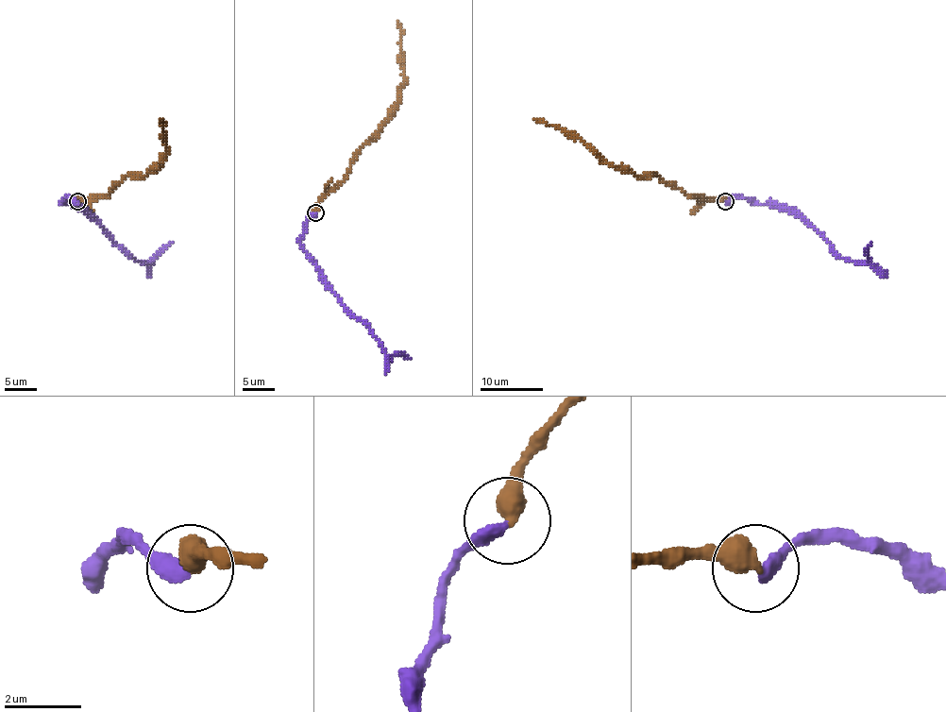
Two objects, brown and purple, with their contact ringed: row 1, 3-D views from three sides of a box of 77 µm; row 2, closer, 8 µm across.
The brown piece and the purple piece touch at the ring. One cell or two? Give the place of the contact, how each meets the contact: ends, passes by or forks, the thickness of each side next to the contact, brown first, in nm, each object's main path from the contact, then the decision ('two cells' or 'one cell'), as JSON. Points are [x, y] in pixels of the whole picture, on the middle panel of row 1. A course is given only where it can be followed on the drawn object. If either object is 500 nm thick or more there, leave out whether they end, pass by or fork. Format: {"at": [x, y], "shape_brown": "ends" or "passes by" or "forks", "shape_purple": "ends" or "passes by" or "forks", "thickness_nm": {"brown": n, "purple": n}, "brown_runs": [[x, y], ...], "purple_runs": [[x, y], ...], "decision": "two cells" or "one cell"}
{"at": [315, 212], "thickness_nm": {"brown": 550, "purple": 400}, "brown_runs": [[315, 212], [316, 203], [344, 179], [354, 154], [384, 121], [400, 95], [406, 76], [396, 22]], "purple_runs": [[315, 212], [306, 224], [301, 244], [320, 280], [368, 326], [386, 354], [410, 359]], "decision": "one cell"}

